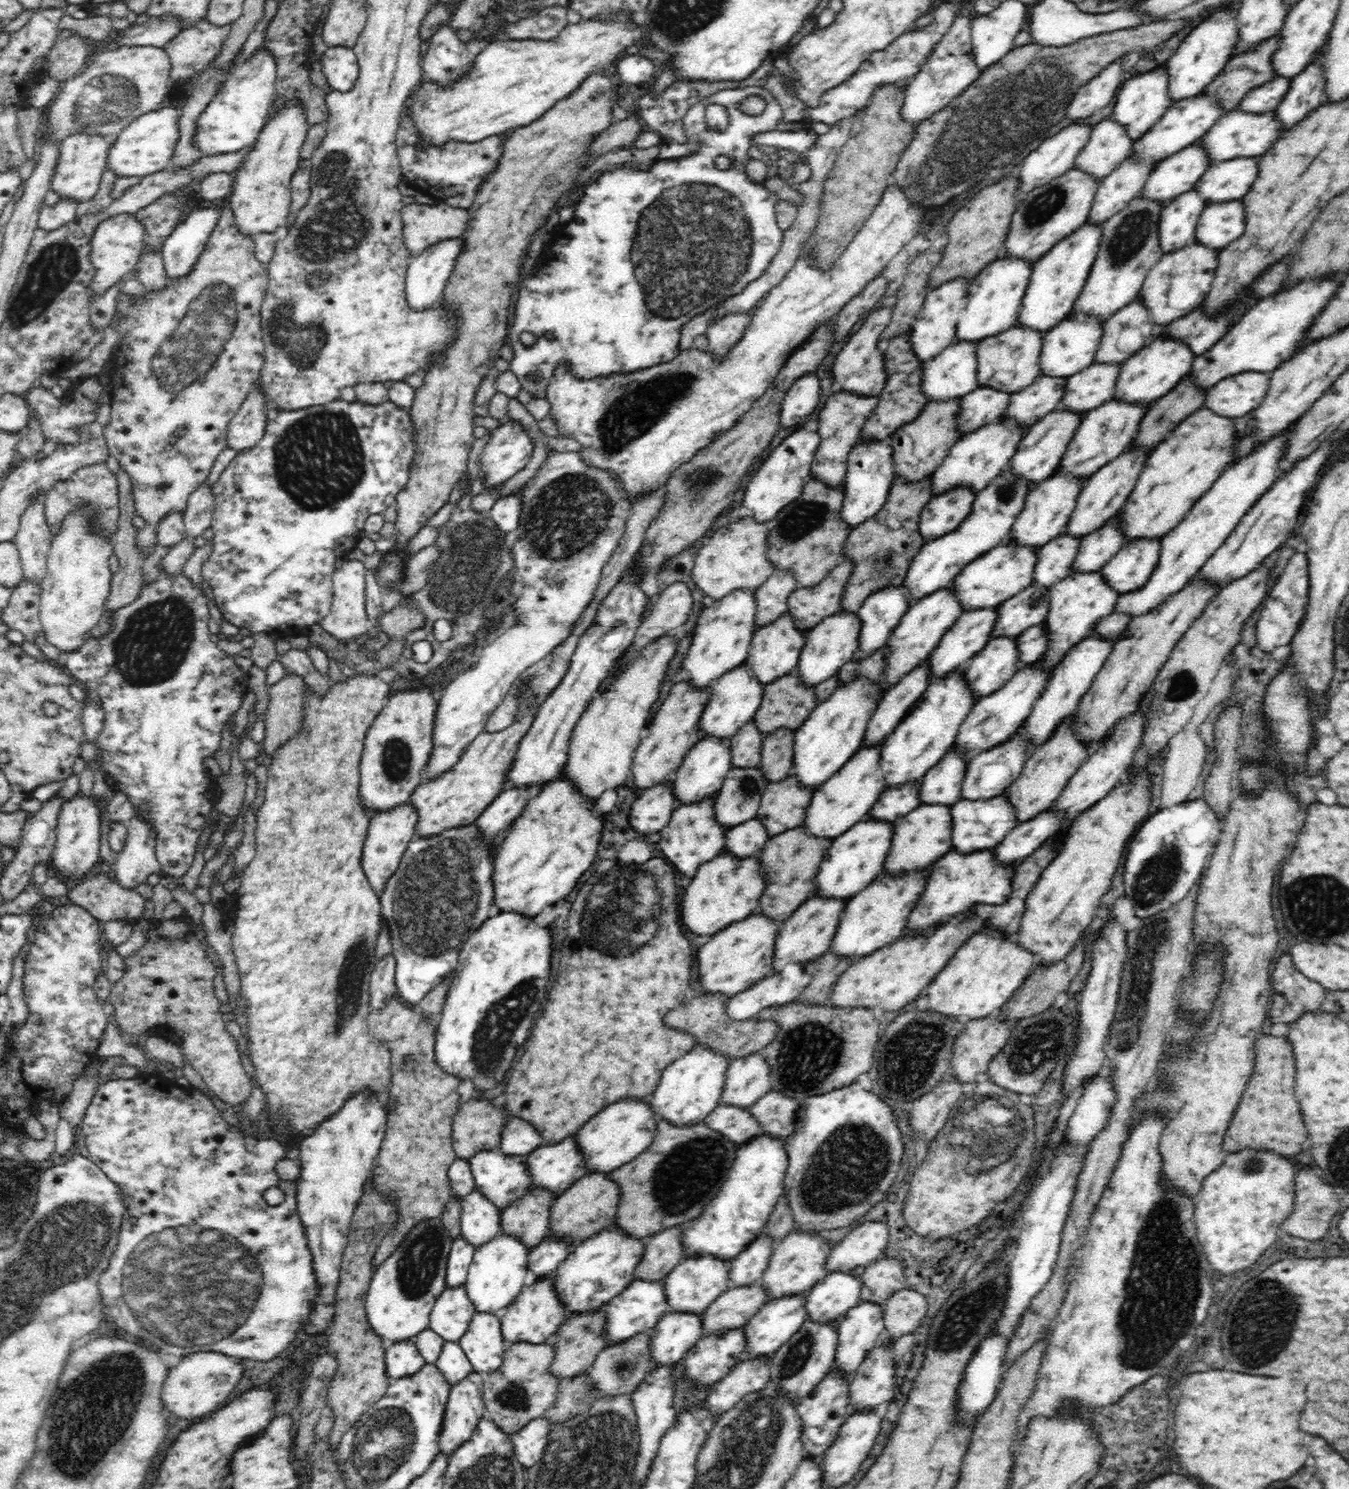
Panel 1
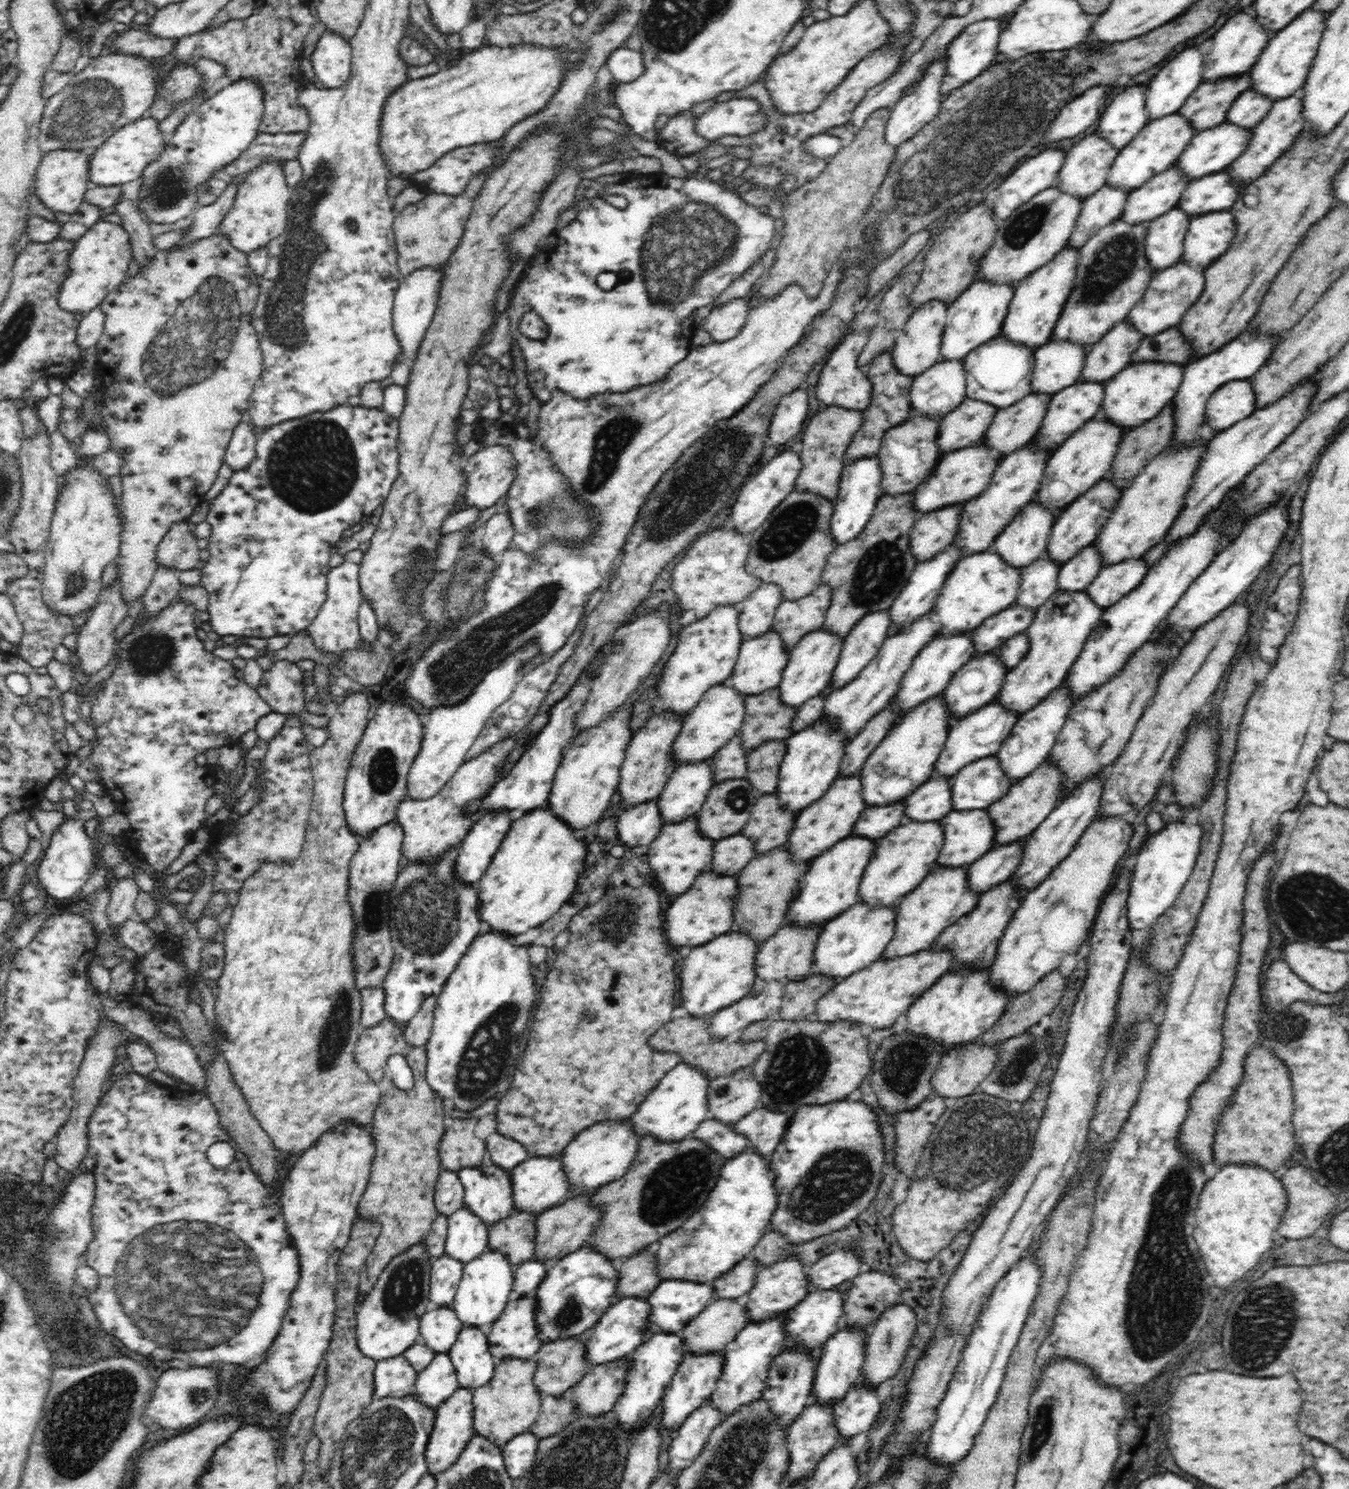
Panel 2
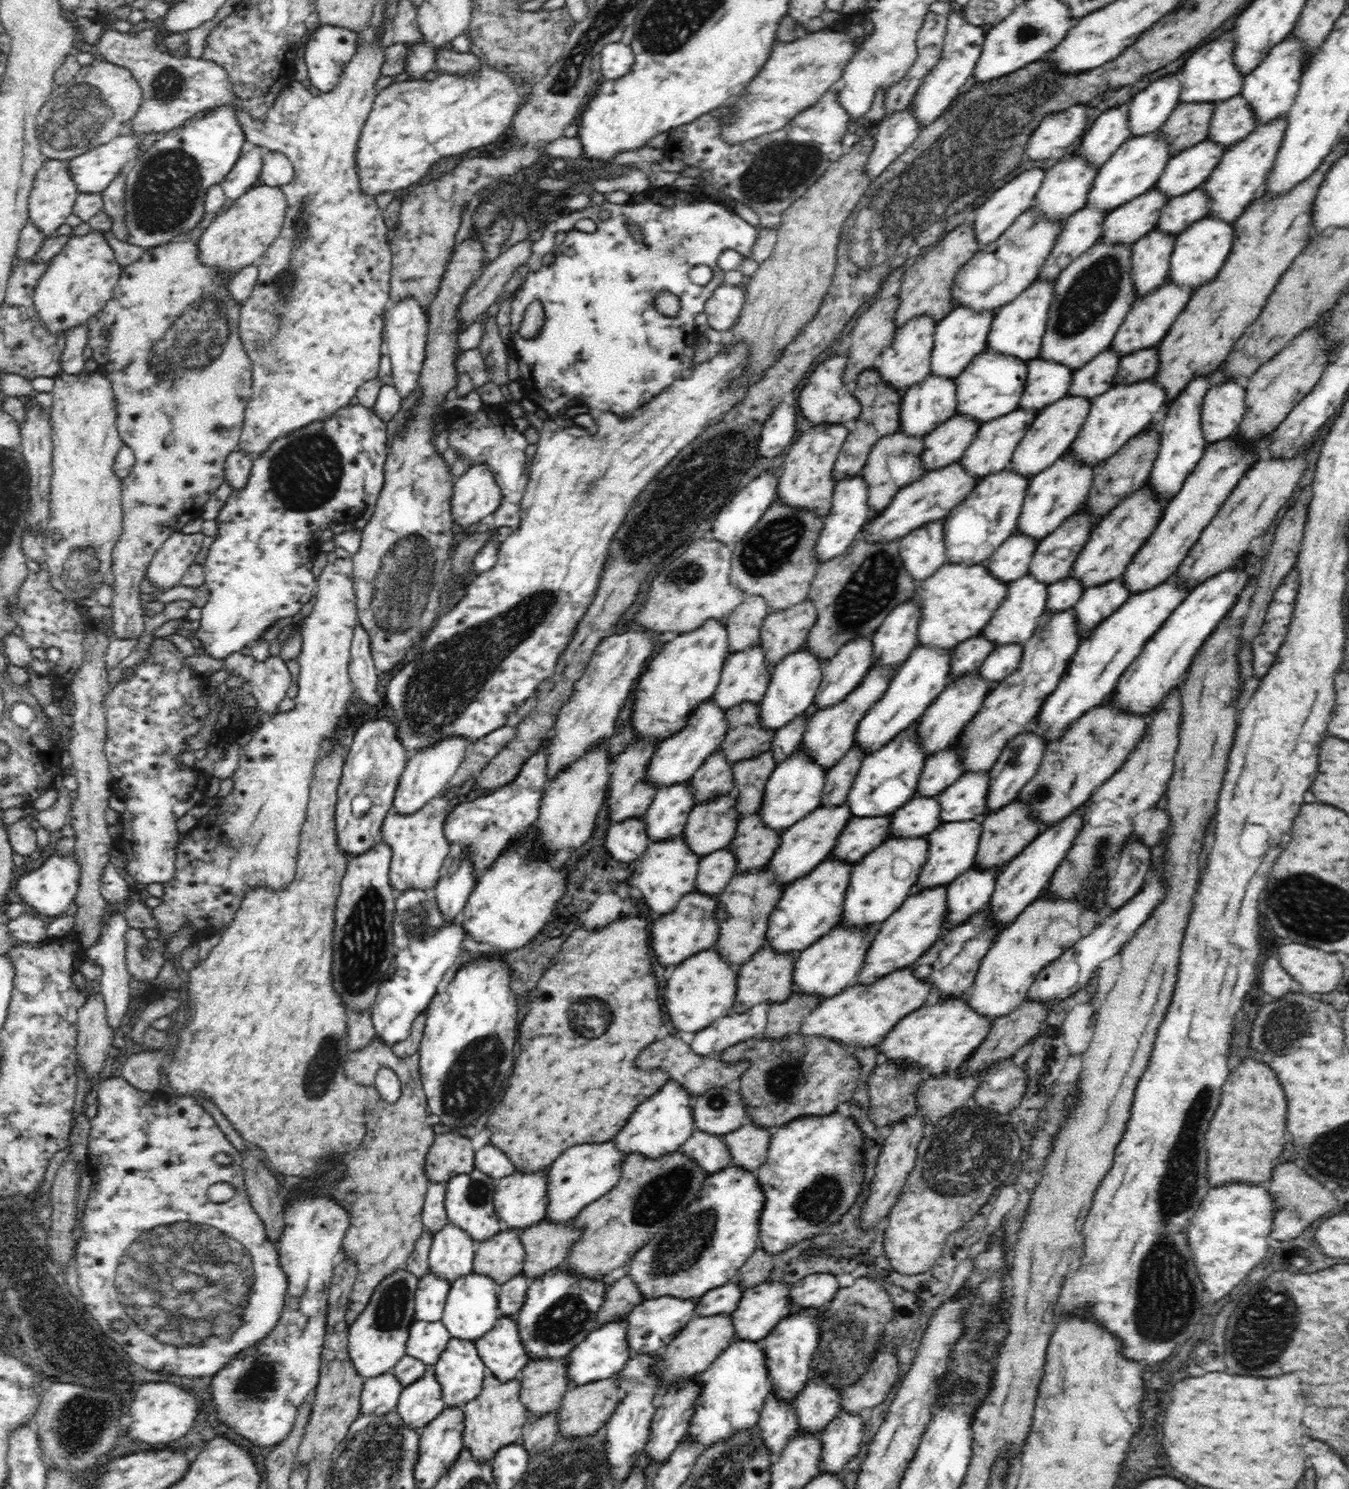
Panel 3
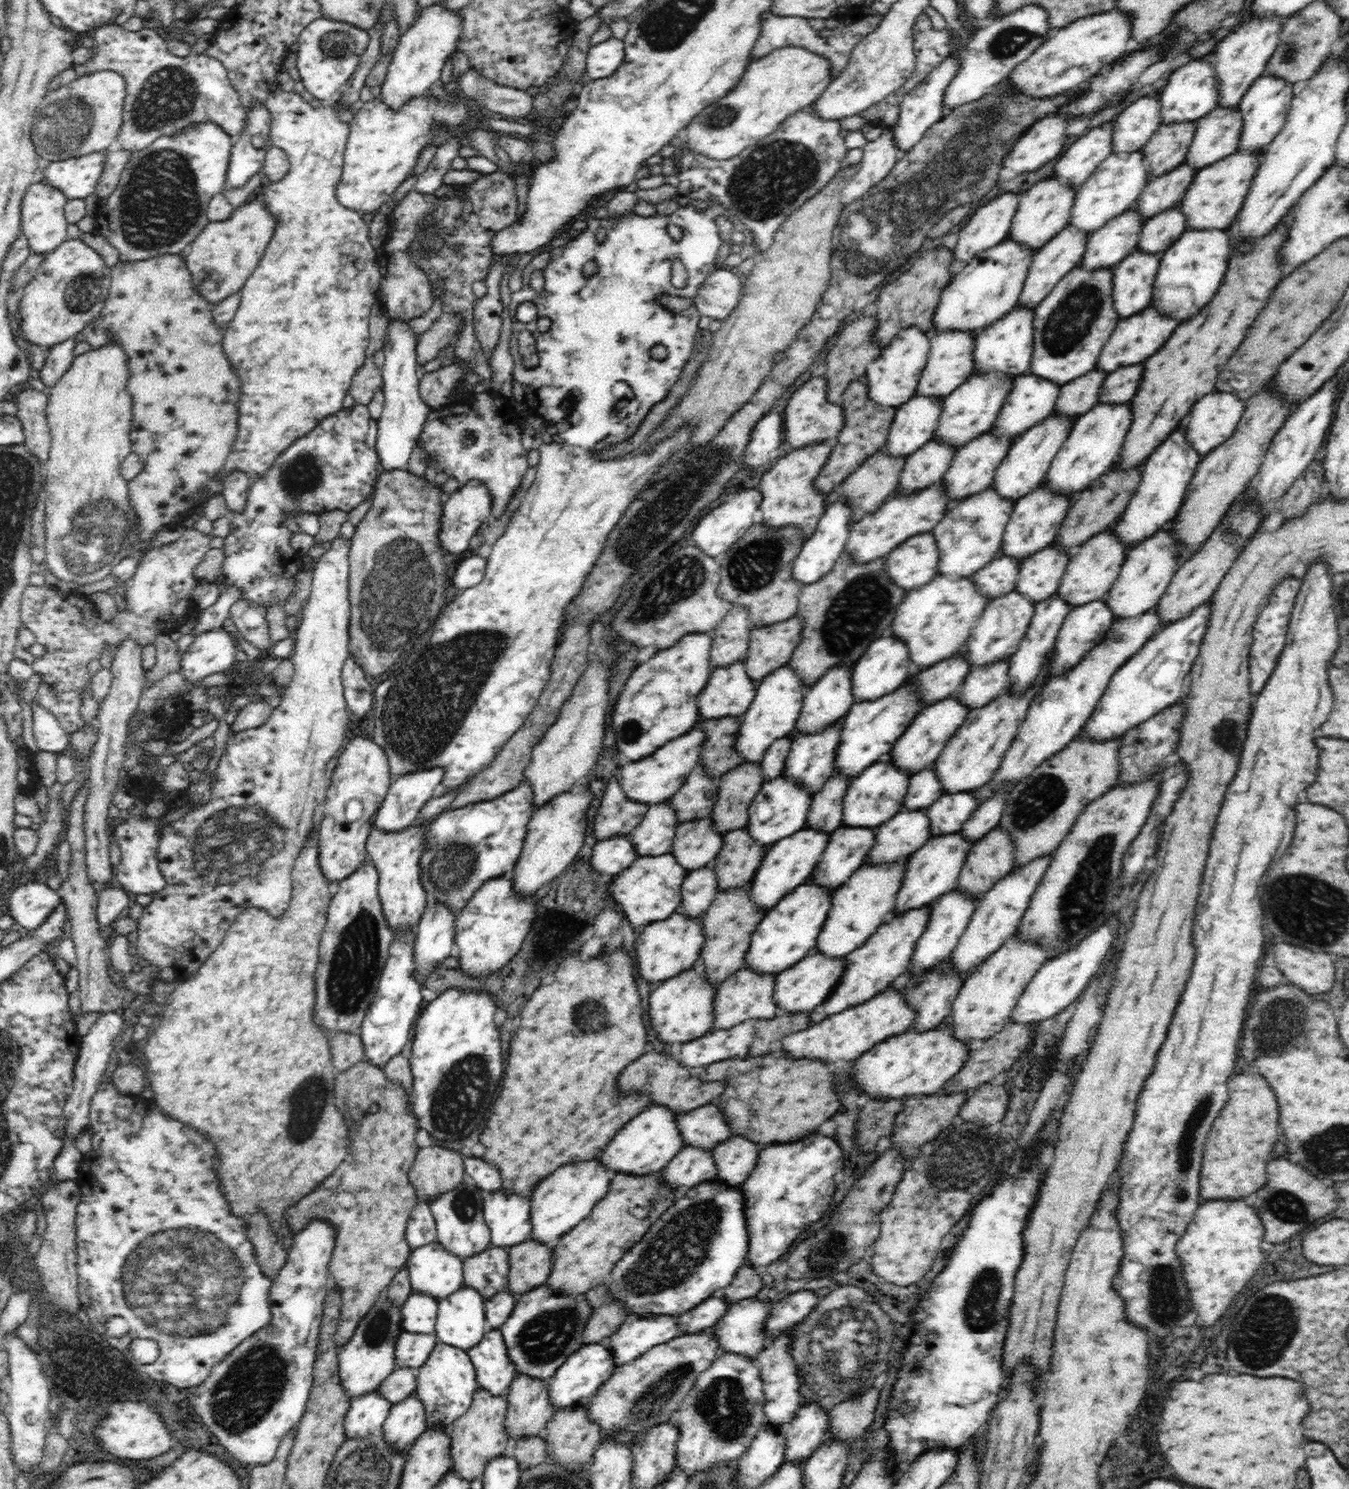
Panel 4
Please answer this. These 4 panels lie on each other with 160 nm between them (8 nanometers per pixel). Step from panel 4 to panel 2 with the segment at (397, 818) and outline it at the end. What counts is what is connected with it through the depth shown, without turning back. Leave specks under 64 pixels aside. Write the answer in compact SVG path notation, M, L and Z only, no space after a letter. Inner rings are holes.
M532 640L530 644L506 656L498 668L490 670L464 702L454 706L438 706L426 714L423 719L423 745L407 776L408 799L432 798L456 774L460 765L465 762L465 754L473 746L480 731L485 728L485 722L497 706L512 696L525 664L538 653L539 646Z

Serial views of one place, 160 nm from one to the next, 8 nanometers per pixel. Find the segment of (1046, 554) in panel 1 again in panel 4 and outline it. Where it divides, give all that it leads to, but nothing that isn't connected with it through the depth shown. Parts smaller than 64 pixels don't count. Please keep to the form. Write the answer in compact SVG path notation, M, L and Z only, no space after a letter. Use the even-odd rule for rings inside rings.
M1017 590L992 599L966 639L964 653L967 662L971 666L984 666L984 664L994 664L1011 657L1018 650L1020 641L1028 630L1036 605Z

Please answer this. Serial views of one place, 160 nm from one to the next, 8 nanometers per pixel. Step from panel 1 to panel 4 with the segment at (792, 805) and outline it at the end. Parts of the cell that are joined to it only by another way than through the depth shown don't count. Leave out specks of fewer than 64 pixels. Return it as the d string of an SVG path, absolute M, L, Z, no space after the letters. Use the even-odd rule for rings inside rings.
M746 826L723 835L722 848L711 862L719 891L749 885L766 850L766 845L750 836Z

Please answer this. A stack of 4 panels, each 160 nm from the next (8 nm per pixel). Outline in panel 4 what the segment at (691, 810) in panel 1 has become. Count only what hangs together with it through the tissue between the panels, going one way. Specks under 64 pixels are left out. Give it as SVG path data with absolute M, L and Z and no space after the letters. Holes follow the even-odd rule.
M671 851L668 854L645 855L638 857L626 870L615 875L607 888L607 892L609 892L612 900L616 902L619 910L623 912L625 918L628 919L630 926L640 931L646 925L652 922L662 921L677 911L682 898L683 880L687 877L687 874L687 870L676 862L676 858L674 858Z

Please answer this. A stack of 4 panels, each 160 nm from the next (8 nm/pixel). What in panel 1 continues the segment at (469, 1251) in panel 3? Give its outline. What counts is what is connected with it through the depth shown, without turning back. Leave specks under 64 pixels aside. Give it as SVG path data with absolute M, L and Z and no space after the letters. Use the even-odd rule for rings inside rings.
M472 1191L461 1200L460 1235L474 1246L482 1246L501 1233L501 1209L494 1206L483 1194Z

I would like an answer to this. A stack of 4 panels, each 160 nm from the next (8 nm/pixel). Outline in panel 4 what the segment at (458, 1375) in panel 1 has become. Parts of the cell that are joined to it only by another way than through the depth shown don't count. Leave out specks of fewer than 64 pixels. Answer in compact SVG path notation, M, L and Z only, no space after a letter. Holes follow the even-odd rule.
M410 1394L406 1400L393 1404L389 1410L389 1415L384 1421L384 1441L388 1447L395 1450L410 1449L414 1442L428 1430L425 1423L425 1410L421 1400L417 1398L419 1394Z

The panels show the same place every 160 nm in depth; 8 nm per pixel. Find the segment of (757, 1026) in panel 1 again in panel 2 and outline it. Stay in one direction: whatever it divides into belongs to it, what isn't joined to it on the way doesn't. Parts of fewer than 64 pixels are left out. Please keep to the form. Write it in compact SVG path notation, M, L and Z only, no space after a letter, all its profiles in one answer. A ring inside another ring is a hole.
M680 1018L666 1026L662 1026L652 1036L652 1046L660 1051L678 1051L681 1062L688 1062L691 1066L699 1067L707 1078L714 1079L718 1076L728 1076L736 1070L750 1067L764 1052L766 1045L763 1039L753 1039L750 1044L740 1042L726 1042L726 1040L714 1040L710 1034L710 1020L708 1018Z

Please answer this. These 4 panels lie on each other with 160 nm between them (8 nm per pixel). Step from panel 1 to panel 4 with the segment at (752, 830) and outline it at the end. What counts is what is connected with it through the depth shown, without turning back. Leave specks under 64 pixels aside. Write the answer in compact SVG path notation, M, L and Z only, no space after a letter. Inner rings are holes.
M712 864L692 870L683 880L682 898L677 911L683 911L692 918L701 917L718 892L716 873Z

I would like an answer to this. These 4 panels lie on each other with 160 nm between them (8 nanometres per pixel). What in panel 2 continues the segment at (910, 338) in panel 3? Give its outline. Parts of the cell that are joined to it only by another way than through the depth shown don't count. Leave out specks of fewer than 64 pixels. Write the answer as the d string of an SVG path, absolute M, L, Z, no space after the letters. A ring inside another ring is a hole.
M932 299L916 307L908 317L904 328L895 332L894 344L890 351L894 366L899 373L915 377L942 360L942 338L947 324L947 308L948 304L943 299Z

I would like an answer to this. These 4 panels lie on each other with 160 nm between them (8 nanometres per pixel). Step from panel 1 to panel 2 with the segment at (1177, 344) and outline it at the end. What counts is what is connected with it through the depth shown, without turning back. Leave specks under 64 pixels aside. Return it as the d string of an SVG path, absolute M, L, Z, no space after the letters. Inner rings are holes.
M1173 362L1131 363L1104 384L1103 406L1099 415L1111 419L1111 422L1119 423L1119 426L1123 426L1124 432L1140 426L1146 420L1154 418L1173 400L1182 382L1183 370L1182 364Z

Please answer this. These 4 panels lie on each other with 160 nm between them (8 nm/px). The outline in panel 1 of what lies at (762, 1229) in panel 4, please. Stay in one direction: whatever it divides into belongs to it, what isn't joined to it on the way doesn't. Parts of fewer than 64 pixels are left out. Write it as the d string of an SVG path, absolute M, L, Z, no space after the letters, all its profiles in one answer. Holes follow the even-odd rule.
M859 1083L837 1088L827 1094L812 1095L799 1103L795 1131L784 1139L788 1166L783 1194L792 1209L796 1229L819 1233L850 1226L854 1220L876 1206L898 1178L905 1146L894 1114L874 1092L866 1092Z

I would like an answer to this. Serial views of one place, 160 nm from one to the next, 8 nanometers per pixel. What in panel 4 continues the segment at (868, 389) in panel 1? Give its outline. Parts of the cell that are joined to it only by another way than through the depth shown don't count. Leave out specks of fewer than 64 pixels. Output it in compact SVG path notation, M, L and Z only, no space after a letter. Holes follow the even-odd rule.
M812 377L799 387L787 400L784 410L784 436L786 444L796 449L810 446L814 442L824 440L835 441L837 434L843 429L844 413L840 404L834 404L827 398L827 378Z

